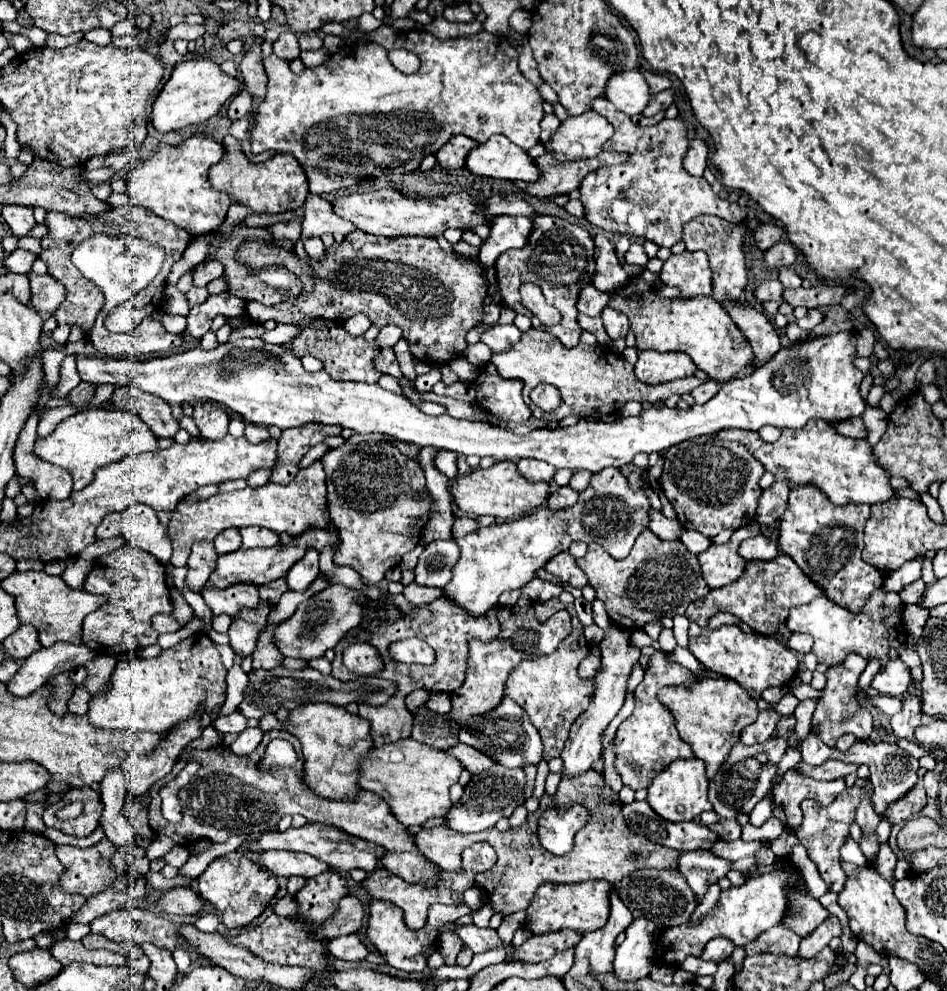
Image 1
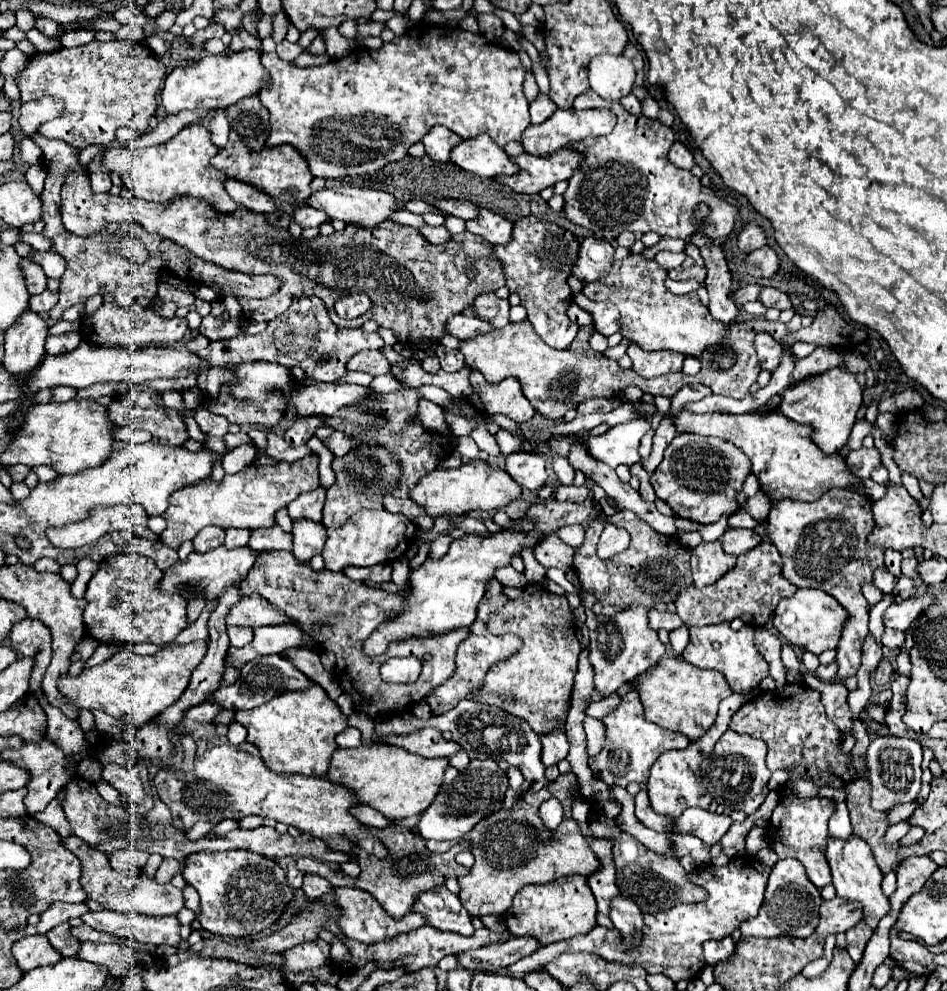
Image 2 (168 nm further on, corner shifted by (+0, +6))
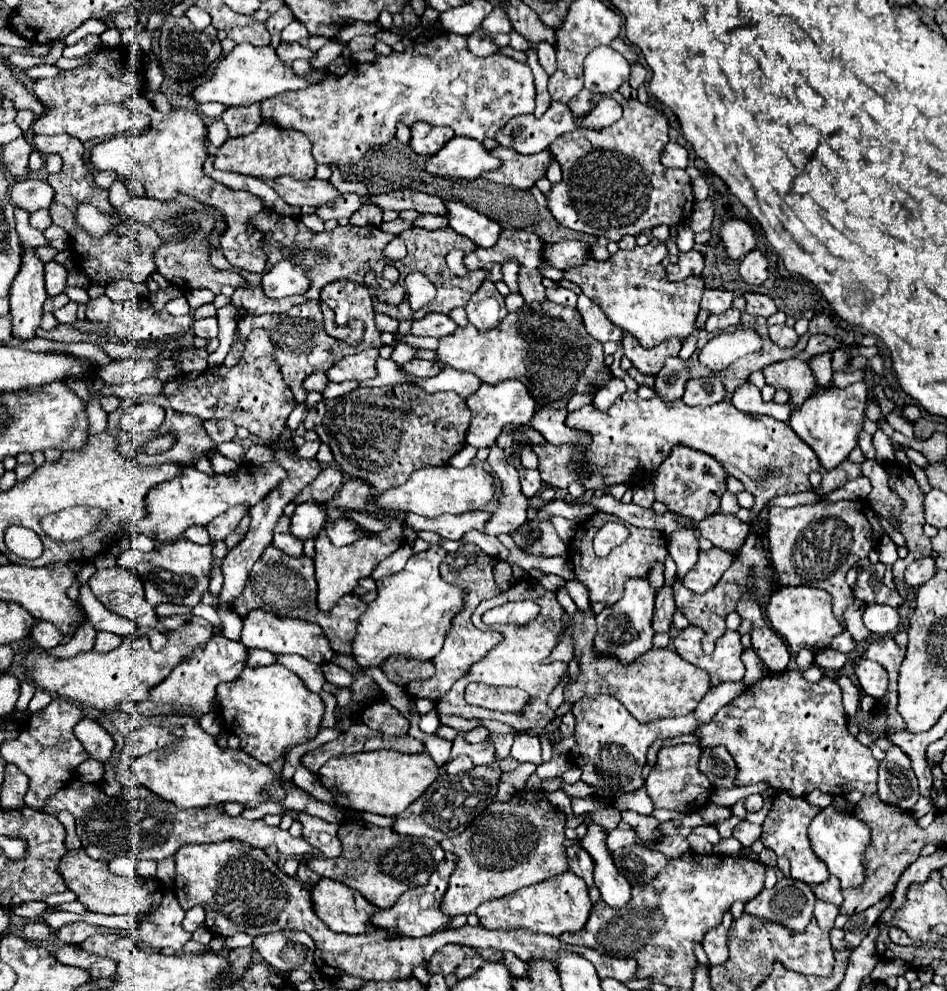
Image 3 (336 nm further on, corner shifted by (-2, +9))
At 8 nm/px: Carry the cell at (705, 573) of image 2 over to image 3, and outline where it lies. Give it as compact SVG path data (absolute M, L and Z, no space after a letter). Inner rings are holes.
M712 547L710 551L700 551L696 565L686 573L682 581L694 593L704 593L718 583L718 579L724 575L724 571L730 567L732 561L734 555L718 547Z

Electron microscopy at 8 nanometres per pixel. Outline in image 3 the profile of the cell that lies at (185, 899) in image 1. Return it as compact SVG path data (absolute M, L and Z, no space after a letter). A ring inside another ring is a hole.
M82 847L76 851L70 851L60 861L60 875L64 877L66 887L78 895L78 901L84 903L88 907L88 911L94 911L94 913L106 913L106 915L140 913L140 915L148 915L148 913L156 911L156 907L162 903L162 897L164 897L164 893L158 885L154 885L152 889L148 887L150 879L116 877L114 873L108 871L106 861L90 859Z

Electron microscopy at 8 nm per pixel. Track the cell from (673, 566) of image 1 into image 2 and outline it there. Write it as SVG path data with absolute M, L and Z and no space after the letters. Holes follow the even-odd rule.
M622 510L614 516L608 516L612 524L624 526L630 534L630 546L608 560L600 560L596 556L596 542L602 534L602 522L594 520L586 526L586 536L582 546L576 548L574 554L574 572L580 580L580 586L596 596L592 606L594 614L614 616L618 610L624 610L630 602L638 602L646 608L656 608L668 602L674 602L678 592L684 586L690 586L690 552L682 548L672 536L664 536L654 532L642 518L634 512Z

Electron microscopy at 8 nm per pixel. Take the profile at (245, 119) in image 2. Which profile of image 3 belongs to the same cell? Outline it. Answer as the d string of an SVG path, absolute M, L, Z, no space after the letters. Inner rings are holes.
M254 103L248 107L228 107L222 113L222 121L226 123L230 137L242 137L256 131L264 119L260 117L260 103Z

